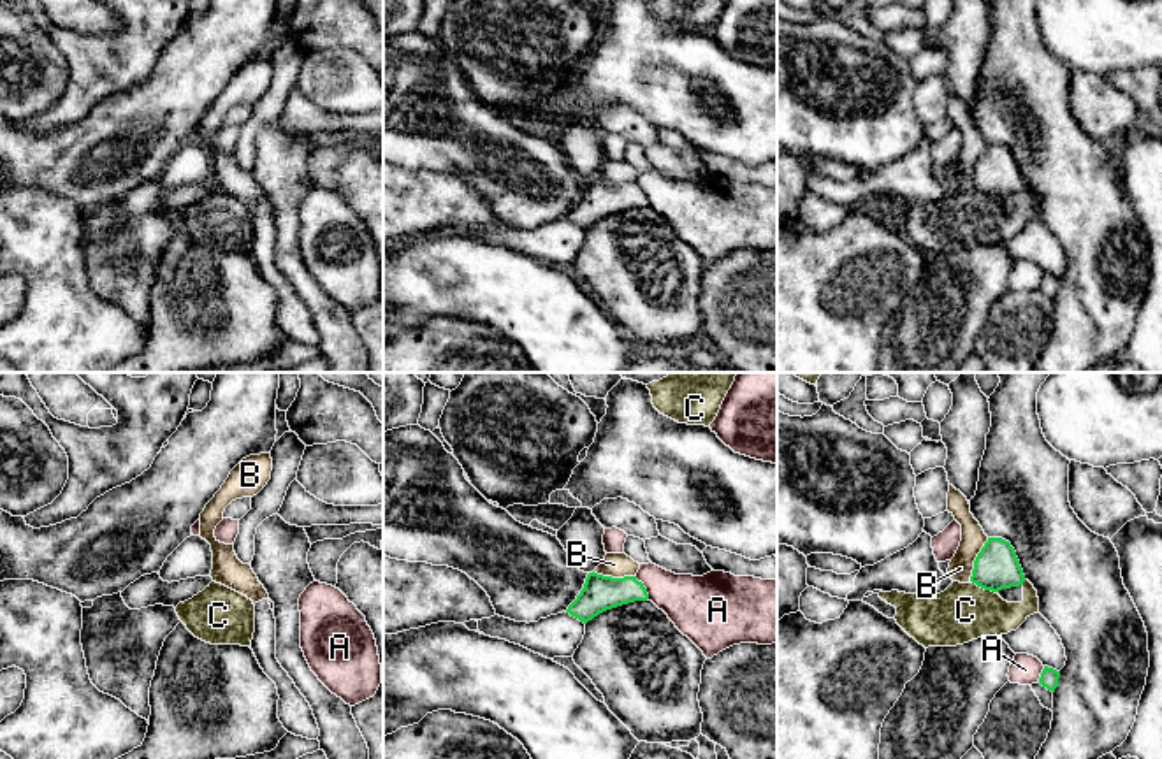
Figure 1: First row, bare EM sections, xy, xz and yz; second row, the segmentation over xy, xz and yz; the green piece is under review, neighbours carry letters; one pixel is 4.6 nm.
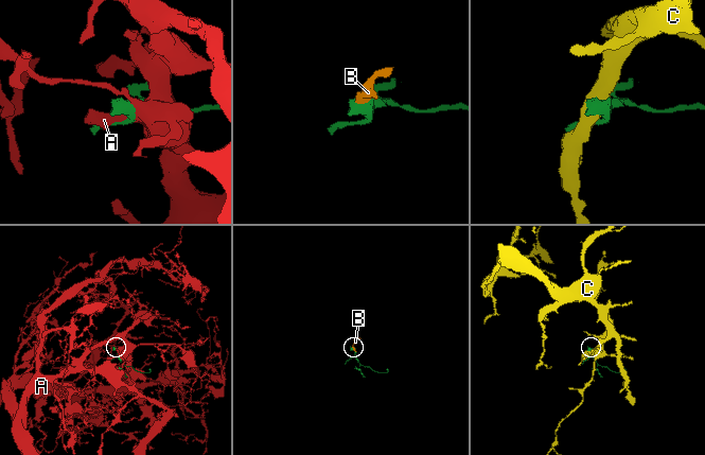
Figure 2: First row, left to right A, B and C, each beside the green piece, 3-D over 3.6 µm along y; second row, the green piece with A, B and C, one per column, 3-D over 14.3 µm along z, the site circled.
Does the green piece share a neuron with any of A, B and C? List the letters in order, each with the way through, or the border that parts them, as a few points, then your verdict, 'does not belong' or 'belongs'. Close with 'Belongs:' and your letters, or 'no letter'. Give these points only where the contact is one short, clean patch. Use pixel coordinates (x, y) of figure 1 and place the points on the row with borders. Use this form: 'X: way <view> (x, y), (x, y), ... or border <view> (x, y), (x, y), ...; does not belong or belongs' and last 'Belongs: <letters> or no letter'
A: does not belong
B: border yz (988, 538), (974, 561), (969, 580); does not belong
C: border yz (971, 580), (994, 592); does not belong
Belongs: no letter

